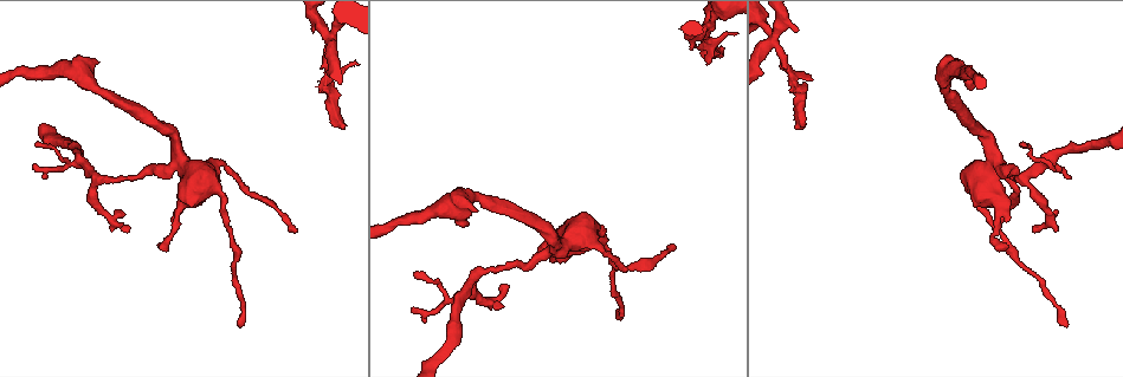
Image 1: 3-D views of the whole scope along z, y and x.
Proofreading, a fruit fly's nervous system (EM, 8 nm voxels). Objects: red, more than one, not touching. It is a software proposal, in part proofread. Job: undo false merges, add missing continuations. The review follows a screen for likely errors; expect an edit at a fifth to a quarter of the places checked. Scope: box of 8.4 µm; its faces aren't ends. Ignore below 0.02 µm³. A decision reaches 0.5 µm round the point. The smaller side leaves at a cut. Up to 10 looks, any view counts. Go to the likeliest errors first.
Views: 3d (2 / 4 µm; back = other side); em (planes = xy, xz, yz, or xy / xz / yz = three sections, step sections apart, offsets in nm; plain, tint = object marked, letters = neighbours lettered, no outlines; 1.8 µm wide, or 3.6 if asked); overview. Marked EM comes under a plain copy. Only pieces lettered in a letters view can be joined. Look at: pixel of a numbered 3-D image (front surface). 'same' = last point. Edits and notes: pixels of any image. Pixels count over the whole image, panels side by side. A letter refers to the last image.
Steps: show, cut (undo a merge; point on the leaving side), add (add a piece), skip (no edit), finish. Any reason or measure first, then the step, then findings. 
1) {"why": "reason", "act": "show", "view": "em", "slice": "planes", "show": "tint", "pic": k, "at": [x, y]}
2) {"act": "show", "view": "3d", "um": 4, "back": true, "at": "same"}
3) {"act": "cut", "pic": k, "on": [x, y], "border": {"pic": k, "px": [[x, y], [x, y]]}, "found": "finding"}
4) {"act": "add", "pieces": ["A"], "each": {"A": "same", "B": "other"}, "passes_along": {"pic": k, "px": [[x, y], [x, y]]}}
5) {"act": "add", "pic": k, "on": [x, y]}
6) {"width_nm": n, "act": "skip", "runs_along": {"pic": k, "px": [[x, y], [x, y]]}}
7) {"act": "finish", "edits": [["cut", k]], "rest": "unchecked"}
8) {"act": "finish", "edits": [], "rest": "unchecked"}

{"why": "branch stops here", "act": "show", "view": "3d", "um": 2, "pic": 1, "at": [795, 127]}

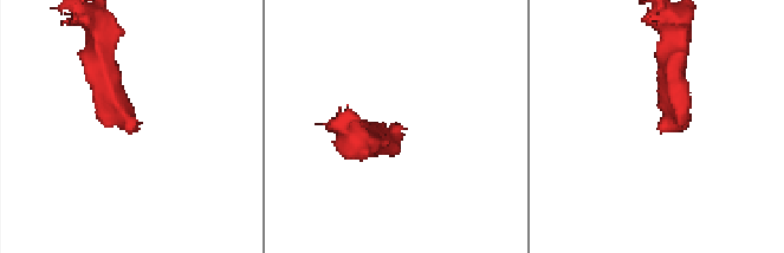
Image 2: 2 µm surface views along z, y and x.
{"act": "show", "view": "em", "slice": "yz", "step": 16, "show": "letters", "pic": 2, "at": [662, 130]}

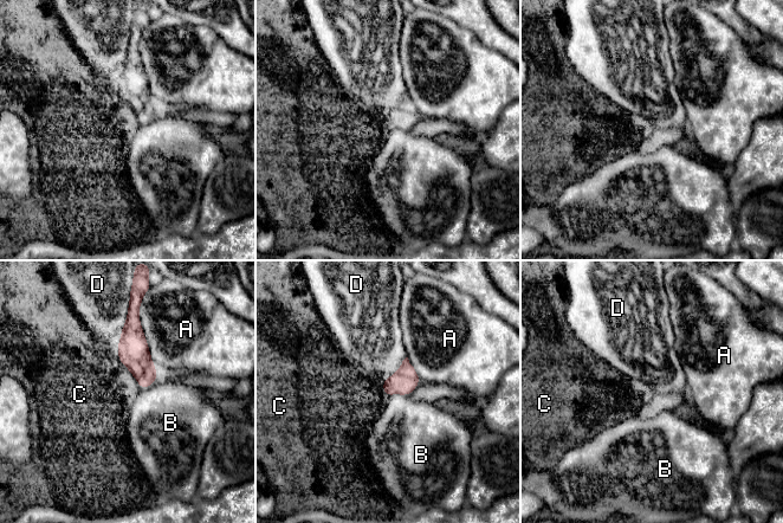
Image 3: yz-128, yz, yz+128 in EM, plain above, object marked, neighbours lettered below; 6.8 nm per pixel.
{"why": "cut it another way", "act": "show", "view": "em", "slice": "planes", "show": "letters", "at": "same"}

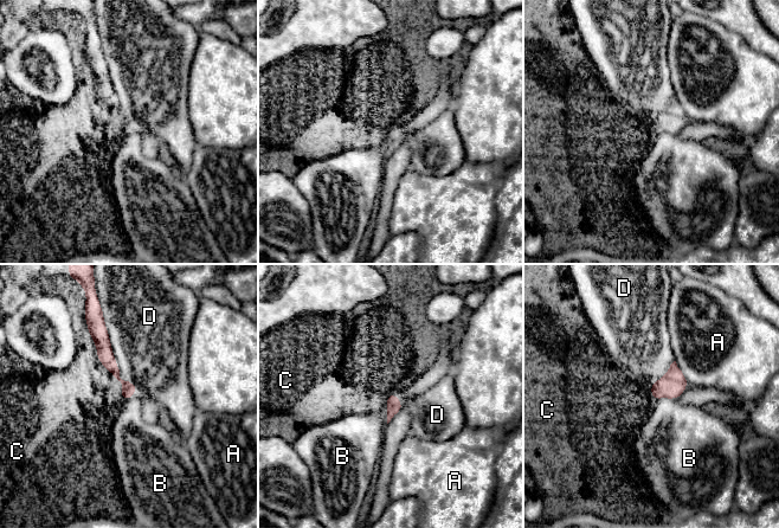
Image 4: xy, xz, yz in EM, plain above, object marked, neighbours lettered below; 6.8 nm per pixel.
{"act": "skip", "each": {"A": "other", "B": "other", "C": "other", "D": "other"}, "found": "none of them fits"}

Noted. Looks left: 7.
{"why": "abrupt turn", "act": "show", "view": "em", "slice": "xy", "step": 16, "show": "tint", "pic": 1, "at": [184, 166]}

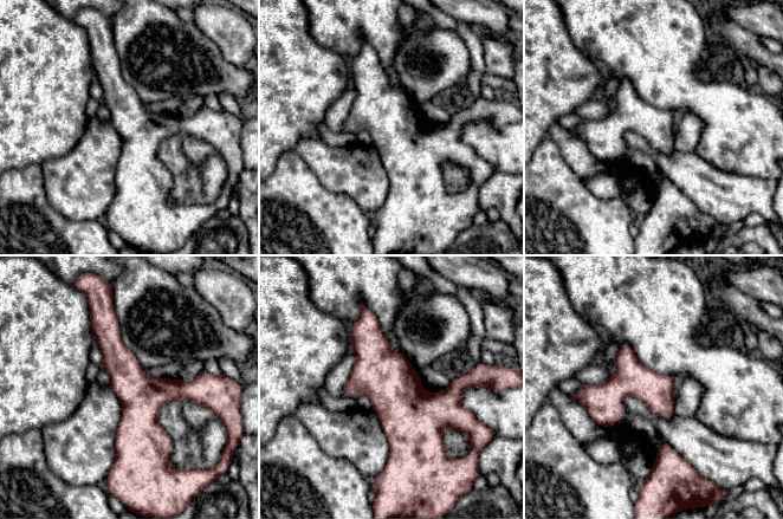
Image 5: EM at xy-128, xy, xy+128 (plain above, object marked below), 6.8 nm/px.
{"act": "show", "view": "em", "slice": "planes", "show": "letters", "at": "same"}

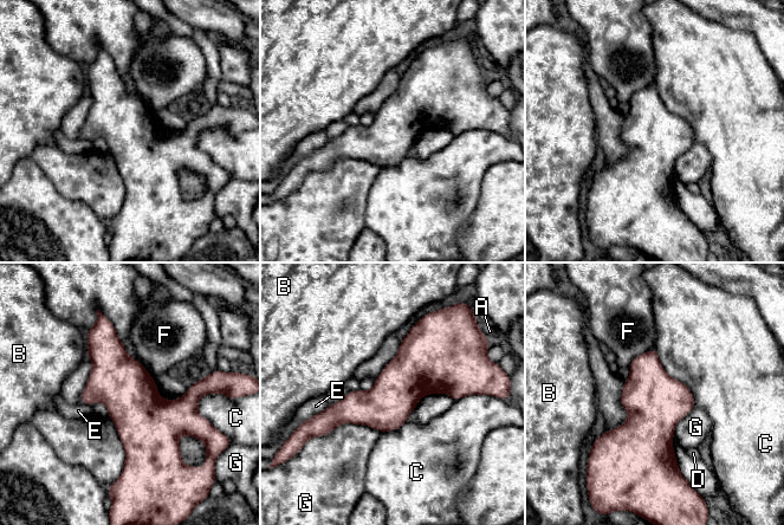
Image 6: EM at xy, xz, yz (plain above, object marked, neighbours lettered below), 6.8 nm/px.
{"act": "skip", "each": {"A": "other", "B": "other", "C": "other", "D": "other", "E": "other", "F": "other", "G": "other"}, "border": {"pic": 6, "px": [[654, 348], [695, 403]]}, "found": "continuous, no second neuron"}

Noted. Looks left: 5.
{"why": "small branch off a trunk", "act": "show", "view": "em", "slice": "xy", "step": 16, "show": "tint", "pic": 1, "at": [329, 40]}

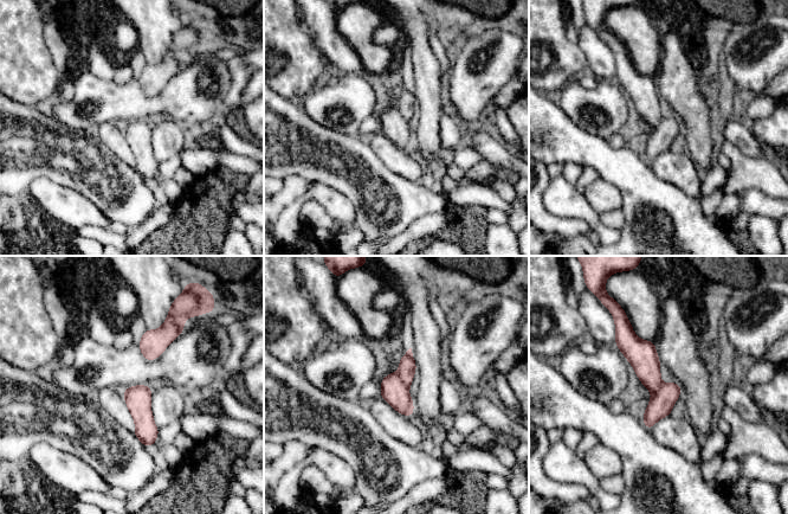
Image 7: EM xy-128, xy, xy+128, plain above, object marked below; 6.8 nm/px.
{"act": "show", "view": "em", "slice": "planes", "show": "letters", "at": "same"}

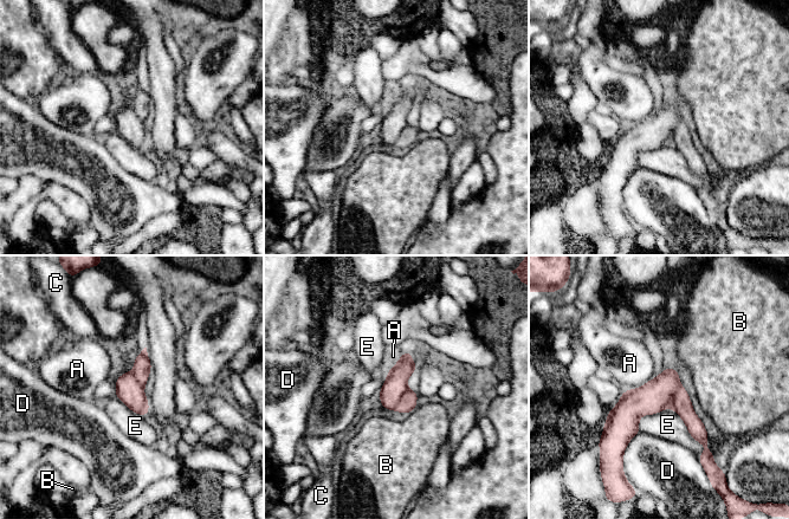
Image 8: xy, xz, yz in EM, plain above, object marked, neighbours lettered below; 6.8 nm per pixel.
{"longest_contact_nm": ["E", 500], "act": "cut", "pic": 8, "on": [657, 395], "each": {"A": "other", "B": "other", "C": "other", "D": "other", "E": "other"}, "found": "a second neuron is stuck on"}

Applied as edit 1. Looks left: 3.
{"why": "redraw", "act": "show", "view": "overview"}

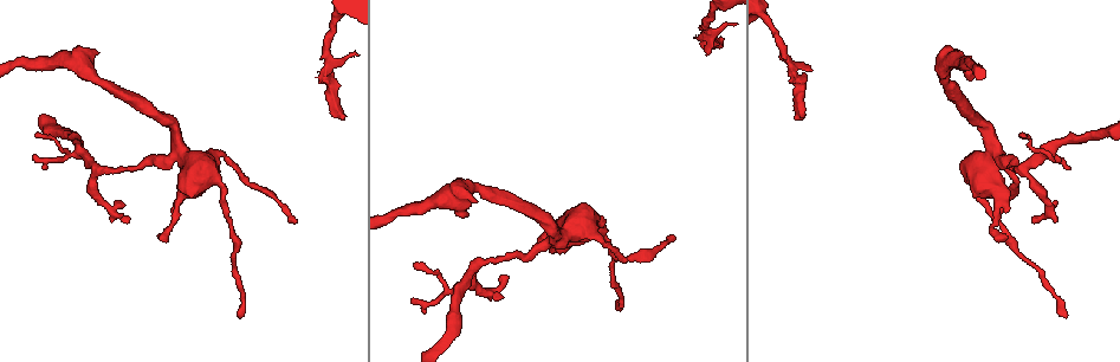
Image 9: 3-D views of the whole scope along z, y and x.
{"why": "thin end", "act": "show", "view": "3d", "um": 2, "pic": 9, "at": [123, 221]}

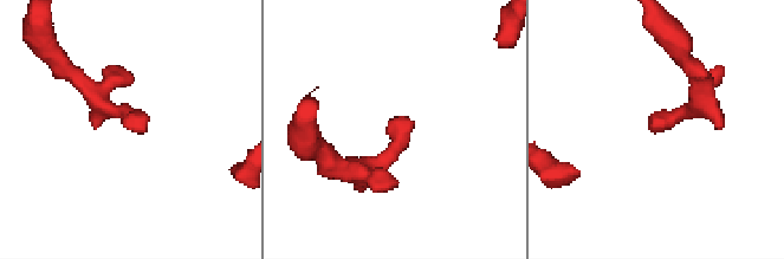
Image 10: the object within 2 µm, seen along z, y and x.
{"act": "show", "view": "em", "slice": "planes", "show": "letters", "pic": 10, "at": [123, 123]}

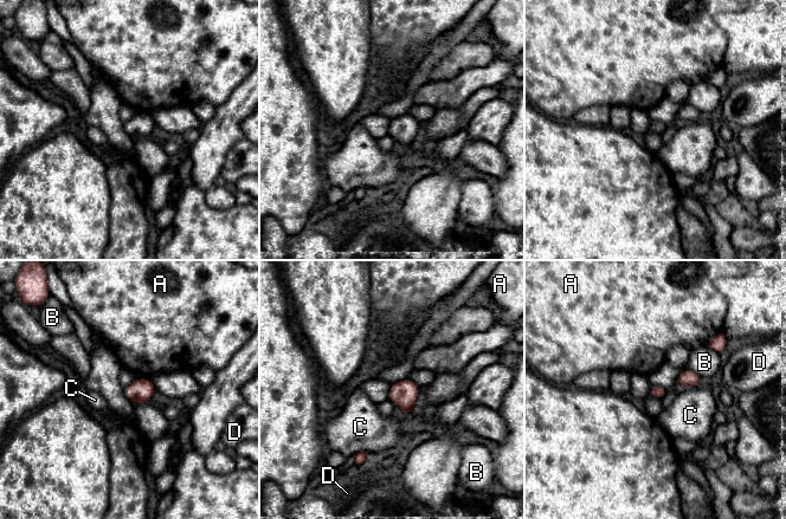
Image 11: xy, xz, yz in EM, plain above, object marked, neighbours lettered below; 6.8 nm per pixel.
{"act": "skip", "each": {"A": "other", "B": "other", "C": "other", "D": "other"}, "found": "no lettered piece goes on from it"}

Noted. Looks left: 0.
{"act": "finish", "edits": [["cut", 8]], "rest": "unchecked"}

